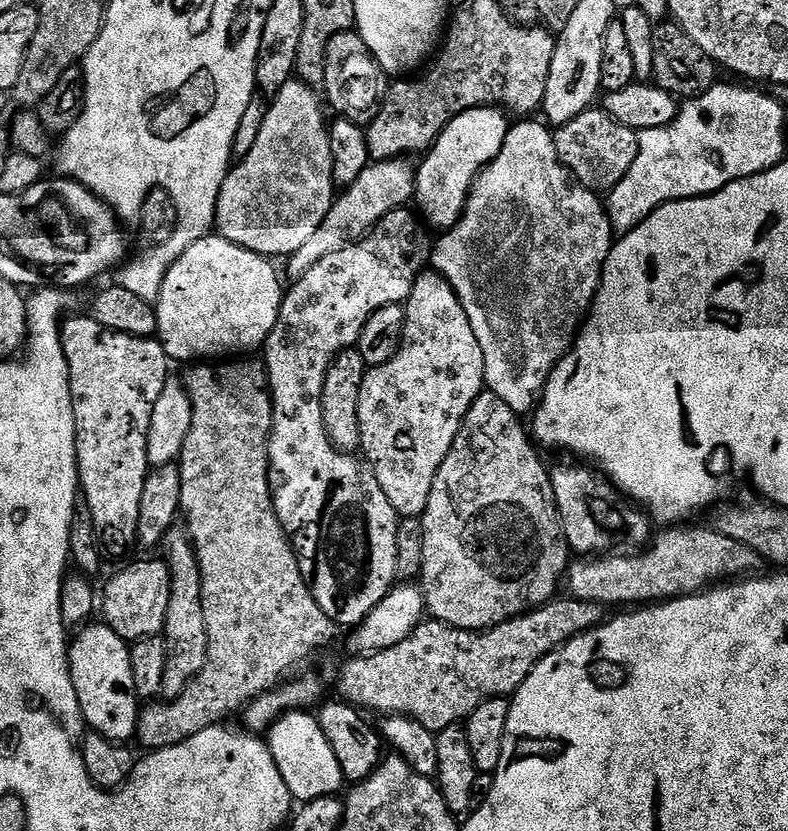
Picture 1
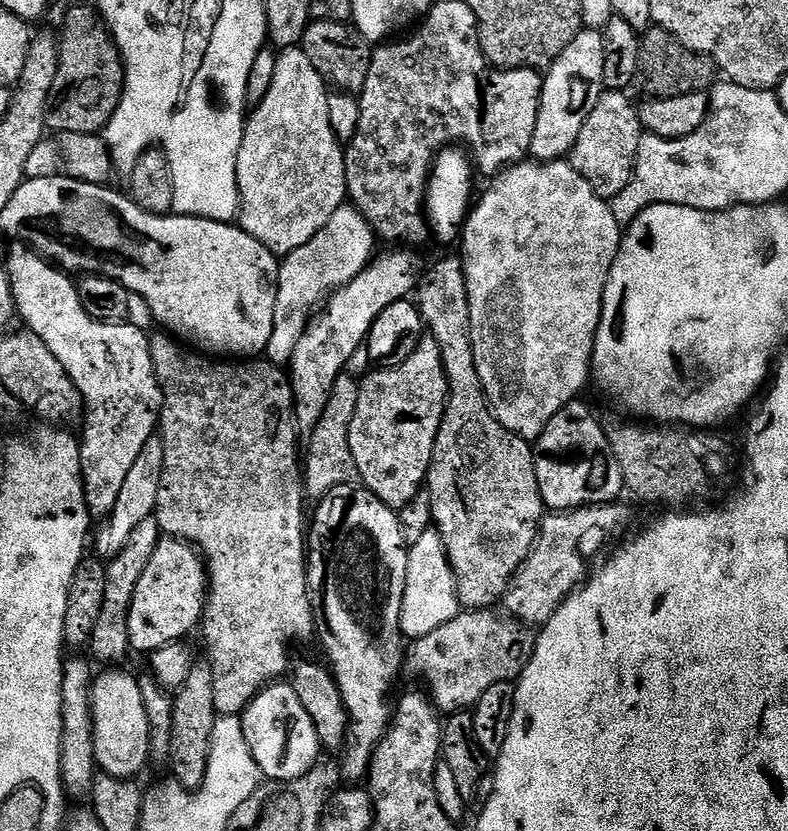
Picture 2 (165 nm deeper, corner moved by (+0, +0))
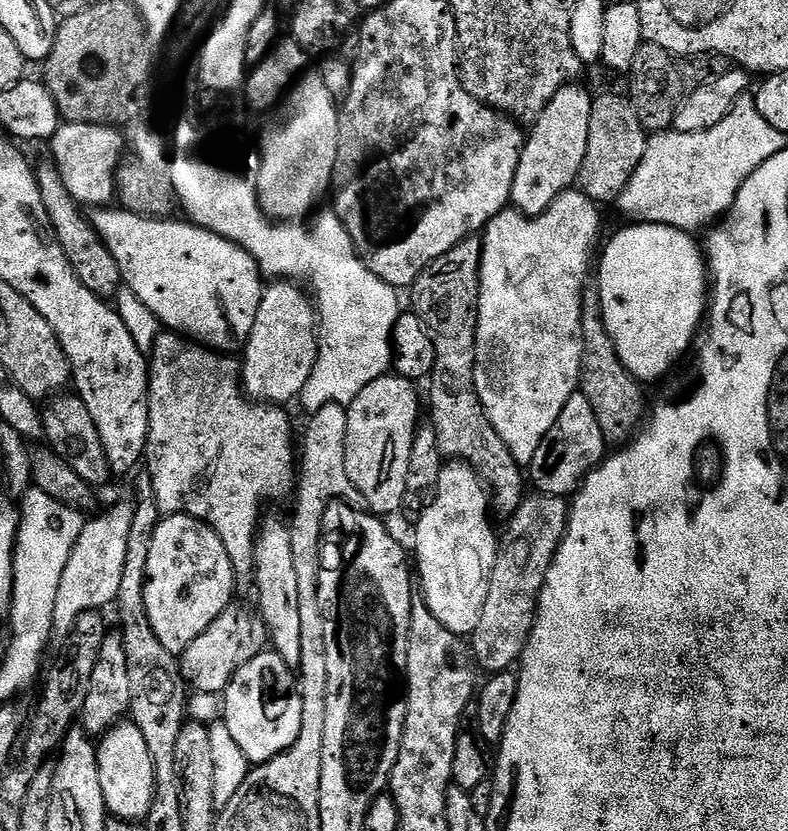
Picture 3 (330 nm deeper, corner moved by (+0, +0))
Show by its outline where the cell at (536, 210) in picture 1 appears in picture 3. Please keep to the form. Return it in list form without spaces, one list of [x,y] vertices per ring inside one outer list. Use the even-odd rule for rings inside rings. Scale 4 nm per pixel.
[[[569,190],[563,192],[541,216],[531,218],[523,212],[505,210],[489,222],[482,233],[484,249],[480,263],[480,309],[478,310],[478,330],[476,331],[476,365],[474,366],[474,386],[478,398],[482,402],[488,421],[494,426],[498,438],[506,442],[506,450],[514,454],[514,462],[521,466],[530,466],[534,462],[534,454],[538,454],[538,446],[542,446],[542,438],[558,422],[558,414],[562,414],[562,406],[570,402],[570,398],[580,387],[580,371],[582,370],[582,354],[584,353],[584,335],[582,334],[582,310],[584,309],[584,293],[588,280],[588,271],[593,271],[594,256],[592,251],[601,243],[600,240],[601,205],[590,199],[585,192]]]

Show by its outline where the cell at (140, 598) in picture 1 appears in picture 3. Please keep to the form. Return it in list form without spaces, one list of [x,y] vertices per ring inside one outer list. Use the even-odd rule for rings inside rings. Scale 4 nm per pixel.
[[[164,516],[160,525],[154,530],[154,542],[150,542],[150,562],[146,562],[146,614],[150,618],[150,626],[154,626],[154,634],[158,634],[158,642],[166,646],[166,650],[177,654],[186,650],[222,610],[233,603],[232,592],[237,591],[234,566],[230,562],[230,554],[226,554],[226,546],[222,538],[208,524],[195,520],[193,516]]]

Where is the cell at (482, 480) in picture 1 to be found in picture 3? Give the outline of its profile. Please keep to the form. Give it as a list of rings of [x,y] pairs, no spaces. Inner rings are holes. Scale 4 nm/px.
[[[473,238],[464,240],[458,246],[454,246],[454,250],[442,254],[442,258],[435,260],[412,285],[410,295],[412,295],[413,305],[411,304],[411,307],[427,326],[436,351],[436,369],[433,370],[430,377],[430,385],[432,384],[432,420],[430,420],[430,424],[436,429],[440,455],[449,461],[466,464],[469,468],[473,468],[484,481],[495,511],[497,513],[500,511],[504,518],[511,518],[526,495],[526,489],[524,489],[526,476],[525,473],[524,476],[520,473],[523,472],[521,464],[514,462],[514,454],[510,454],[510,450],[506,450],[506,442],[502,442],[502,438],[498,438],[494,426],[488,421],[488,415],[484,412],[484,407],[474,386],[476,331],[478,330],[478,310],[480,309],[480,263],[483,249],[483,239]]]

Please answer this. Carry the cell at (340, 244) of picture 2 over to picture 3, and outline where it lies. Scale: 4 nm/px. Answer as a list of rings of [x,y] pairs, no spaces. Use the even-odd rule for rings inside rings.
[[[272,282],[264,289],[254,329],[242,350],[241,387],[249,399],[259,403],[287,404],[297,399],[317,364],[318,313],[315,303],[300,286]]]

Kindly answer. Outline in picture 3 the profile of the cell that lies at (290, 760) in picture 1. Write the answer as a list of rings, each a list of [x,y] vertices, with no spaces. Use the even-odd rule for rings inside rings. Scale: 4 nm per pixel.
[[[266,650],[258,658],[246,662],[238,674],[230,682],[230,686],[222,693],[222,723],[230,730],[234,742],[242,746],[249,761],[253,765],[262,764],[266,760],[272,760],[278,754],[282,754],[298,738],[298,730],[302,730],[302,698],[298,687],[297,673],[277,652]]]

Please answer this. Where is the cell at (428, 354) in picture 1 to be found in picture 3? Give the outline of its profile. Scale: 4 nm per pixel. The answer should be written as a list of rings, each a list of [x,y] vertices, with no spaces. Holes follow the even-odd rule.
[[[395,374],[378,377],[358,398],[347,405],[346,474],[366,498],[368,508],[377,517],[400,512],[406,494],[406,474],[410,474],[410,450],[420,420],[420,396],[413,381]]]

